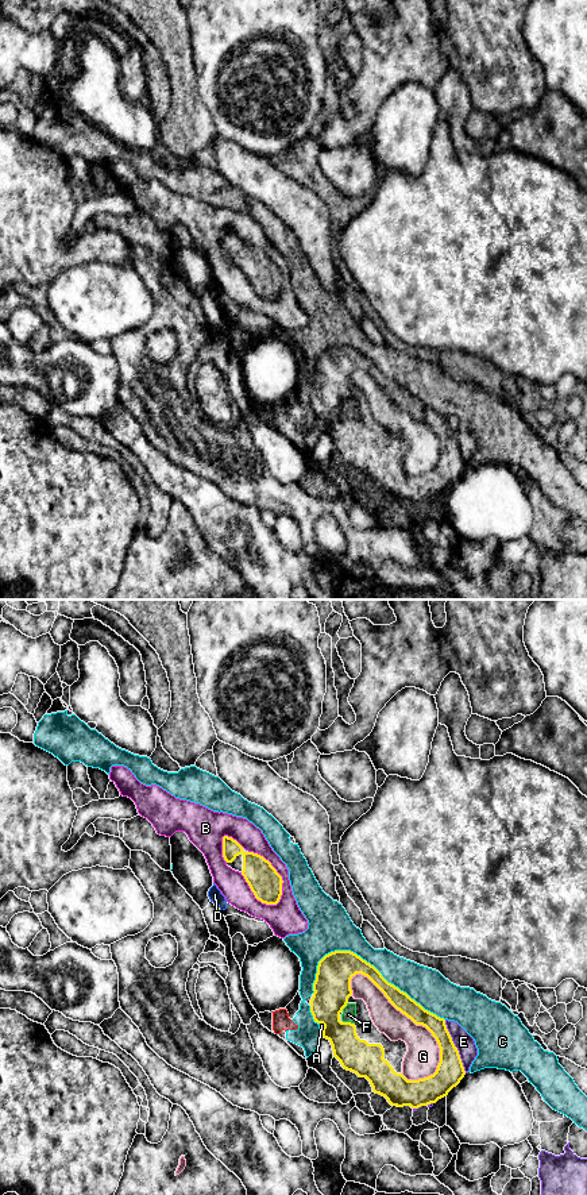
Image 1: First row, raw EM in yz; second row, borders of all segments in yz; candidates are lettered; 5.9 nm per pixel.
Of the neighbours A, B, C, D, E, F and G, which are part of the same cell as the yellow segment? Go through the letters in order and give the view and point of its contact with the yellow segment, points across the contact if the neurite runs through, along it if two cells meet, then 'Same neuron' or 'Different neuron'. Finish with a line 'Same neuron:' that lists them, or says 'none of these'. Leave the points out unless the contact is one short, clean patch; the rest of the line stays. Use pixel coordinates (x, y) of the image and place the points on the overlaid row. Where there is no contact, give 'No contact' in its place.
A: Touches yellow at yz (323, 1024). Boundary: yz (320, 1022), (323, 1028). Different neuron
B: Touches yellow at yz (278, 874). Different neuron
C: Touches yellow at yz (381, 974). Different neuron
D: Touches yellow at yz (217, 906). Different neuron
E: Touches yellow at yz (455, 1047). Different neuron
F: Touches yellow at yz (348, 1022). Different neuron
G: Touches yellow at yz (412, 1020). Different neuron
Same neuron: none of these

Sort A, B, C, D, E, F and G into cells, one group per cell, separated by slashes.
A C D F / B / E / G

